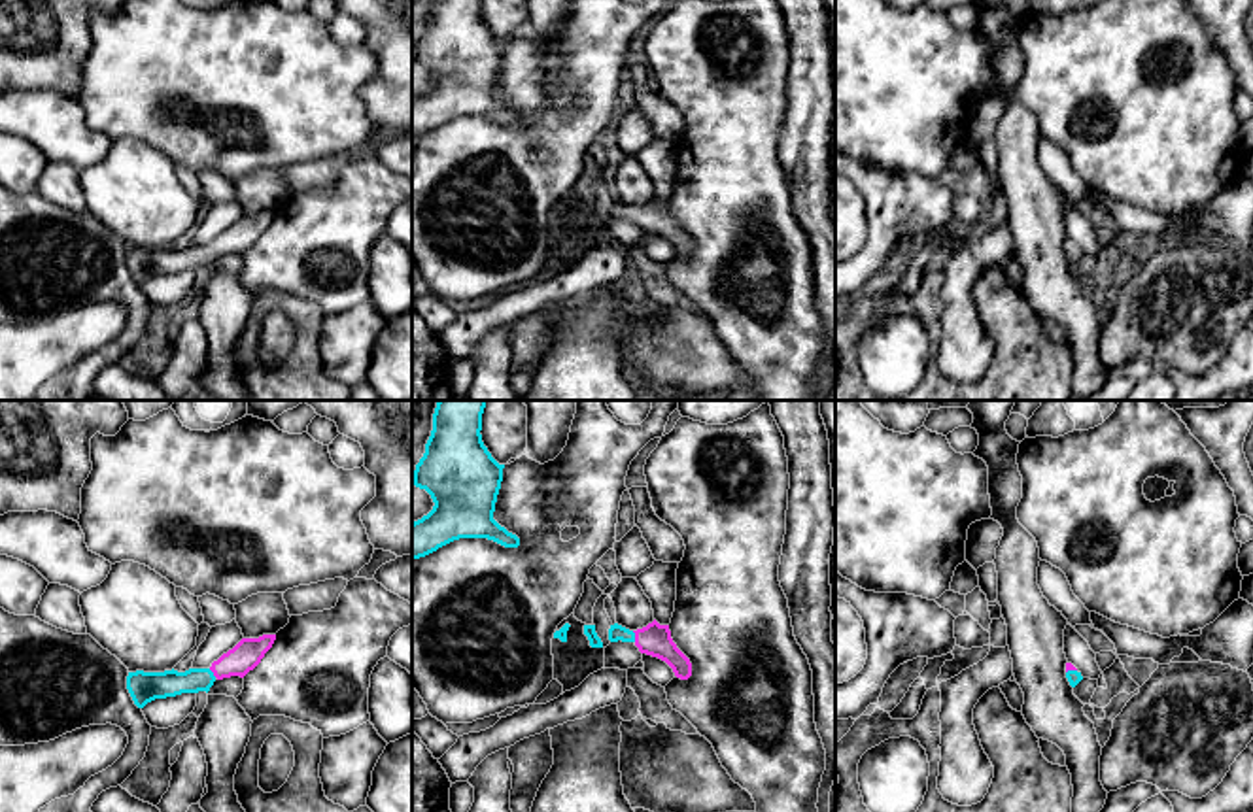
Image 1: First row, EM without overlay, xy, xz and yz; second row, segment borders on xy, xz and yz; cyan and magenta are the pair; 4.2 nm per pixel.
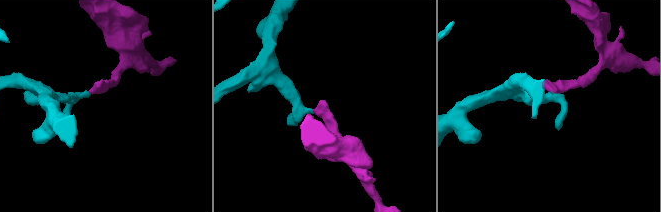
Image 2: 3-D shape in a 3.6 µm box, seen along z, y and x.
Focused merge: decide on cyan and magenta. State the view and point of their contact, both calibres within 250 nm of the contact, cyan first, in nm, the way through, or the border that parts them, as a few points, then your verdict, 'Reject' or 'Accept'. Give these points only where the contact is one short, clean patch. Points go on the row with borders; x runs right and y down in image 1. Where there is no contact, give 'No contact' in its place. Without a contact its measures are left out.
Touches cyan at xz (634, 637). Thickness 70 nm (cyan) against 140 nm. Path across: xz (617, 631), (634, 637), (654, 639). Accept

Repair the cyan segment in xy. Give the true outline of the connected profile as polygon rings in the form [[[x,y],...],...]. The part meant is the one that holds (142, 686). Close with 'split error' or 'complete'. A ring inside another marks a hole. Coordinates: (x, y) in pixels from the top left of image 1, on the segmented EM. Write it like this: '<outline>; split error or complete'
[[[276,634],[259,638],[242,638],[232,650],[223,653],[210,668],[189,668],[185,672],[129,672],[127,689],[138,708],[144,708],[155,699],[176,697],[181,693],[210,691],[215,680],[240,676],[253,670],[265,653],[272,648]]]; split error

